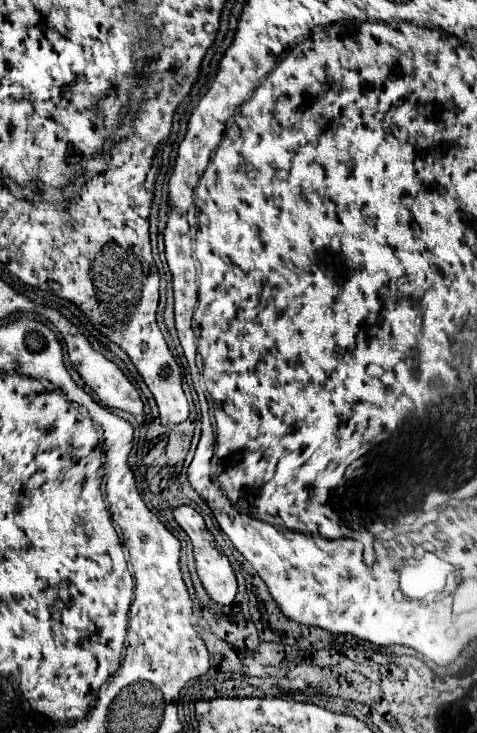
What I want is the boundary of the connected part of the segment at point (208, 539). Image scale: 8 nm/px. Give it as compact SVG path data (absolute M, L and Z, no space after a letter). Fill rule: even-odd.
M176 507L174 509L174 519L176 523L186 531L186 535L190 537L192 541L192 551L194 551L194 561L196 561L196 573L202 581L202 587L206 589L206 593L220 605L230 605L236 597L236 577L232 573L232 567L230 567L230 561L228 557L216 547L214 543L214 537L212 533L208 531L204 519L200 513L196 513L192 507Z

